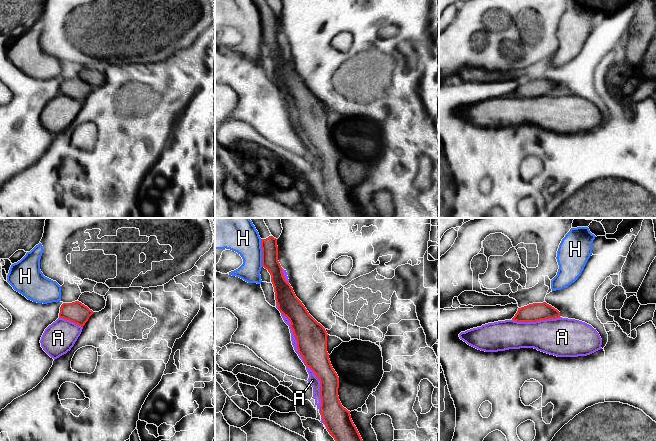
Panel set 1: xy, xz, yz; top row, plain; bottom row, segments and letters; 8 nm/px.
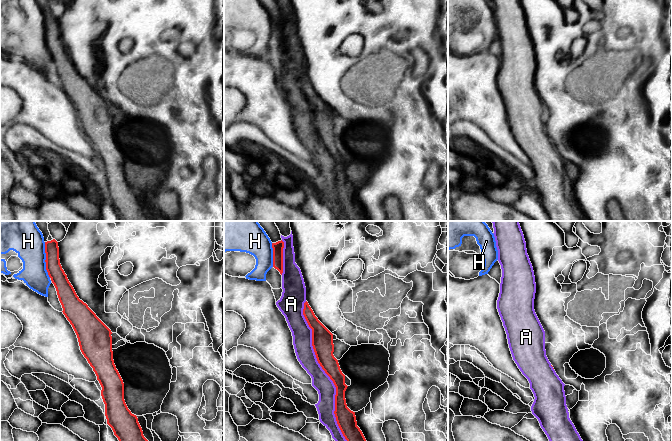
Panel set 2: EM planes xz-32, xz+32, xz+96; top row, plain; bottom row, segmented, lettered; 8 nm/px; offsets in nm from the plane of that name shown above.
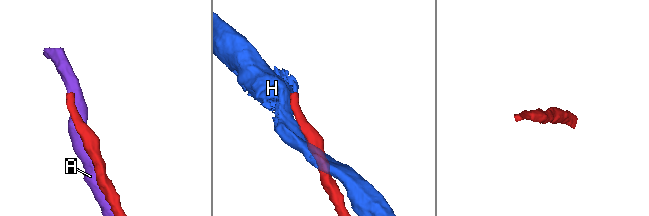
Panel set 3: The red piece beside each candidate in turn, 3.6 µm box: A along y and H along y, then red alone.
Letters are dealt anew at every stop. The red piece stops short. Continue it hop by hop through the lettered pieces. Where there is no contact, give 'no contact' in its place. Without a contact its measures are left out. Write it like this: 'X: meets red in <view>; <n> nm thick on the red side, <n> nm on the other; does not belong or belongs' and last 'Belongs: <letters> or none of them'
A: meets red in xz; 240 nm thick on the red side, 80 nm on the other; does not belong
H: meets red in xz; 130 nm thick on the red side, 280 nm on the other; does not belong
Belongs: none of them

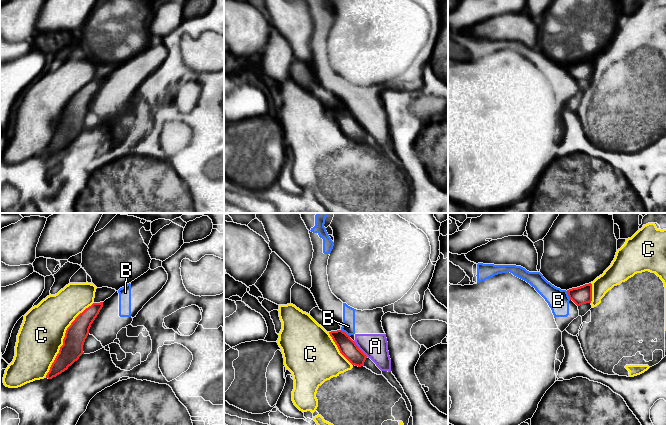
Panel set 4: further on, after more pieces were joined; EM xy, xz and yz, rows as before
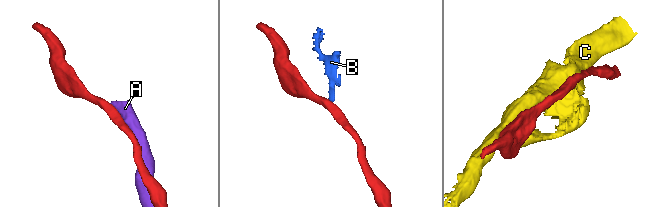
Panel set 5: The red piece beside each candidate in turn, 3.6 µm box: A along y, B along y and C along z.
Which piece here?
A: meets red in xz; 140 nm thick on the red side, 200 nm on the other; does not belong
B: meets red in xz; 140 nm thick on the red side, 110 nm on the other; does not belong
C: meets red in xy; 170 nm thick on the red side, 360 nm on the other; does not belong
Belongs: none of them

